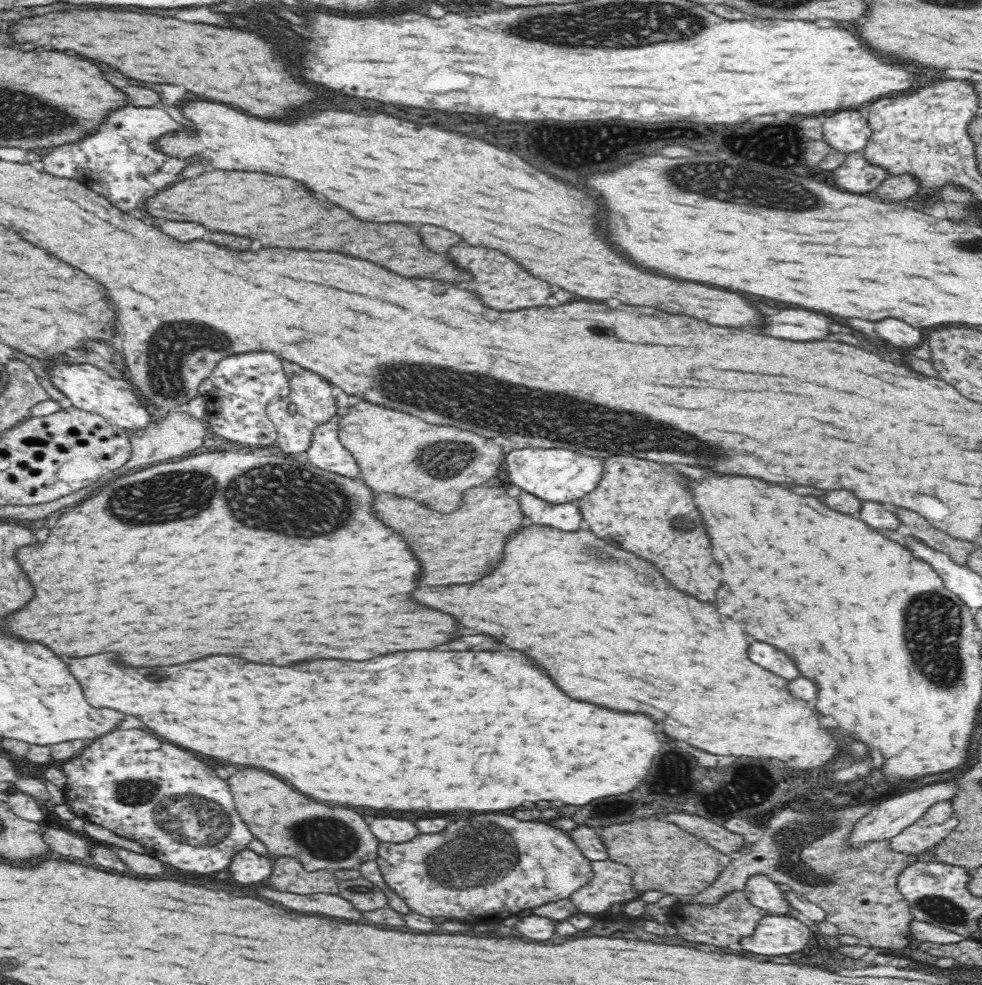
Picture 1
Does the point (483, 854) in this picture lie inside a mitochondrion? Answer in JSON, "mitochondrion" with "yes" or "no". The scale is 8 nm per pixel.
{"mitochondrion":"yes"}

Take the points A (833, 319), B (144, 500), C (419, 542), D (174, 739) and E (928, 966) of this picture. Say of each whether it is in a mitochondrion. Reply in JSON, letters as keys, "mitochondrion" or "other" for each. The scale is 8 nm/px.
{"A":"other","B":"mitochondrion","C":"other","D":"other","E":"other"}

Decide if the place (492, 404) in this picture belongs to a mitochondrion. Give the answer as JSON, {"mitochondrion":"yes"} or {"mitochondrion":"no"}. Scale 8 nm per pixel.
{"mitochondrion":"yes"}

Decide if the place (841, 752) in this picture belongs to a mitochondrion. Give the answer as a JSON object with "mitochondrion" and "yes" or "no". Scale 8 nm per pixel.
{"mitochondrion":"no"}

